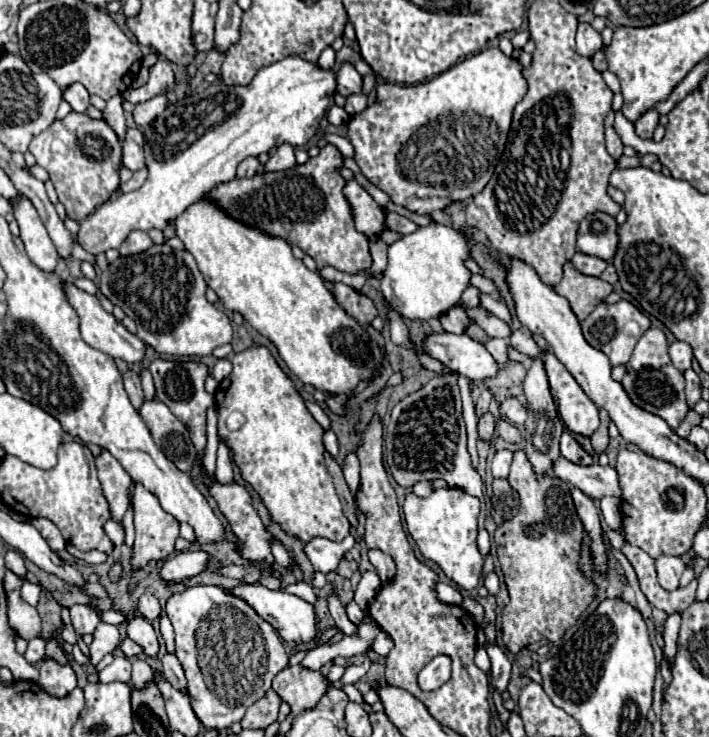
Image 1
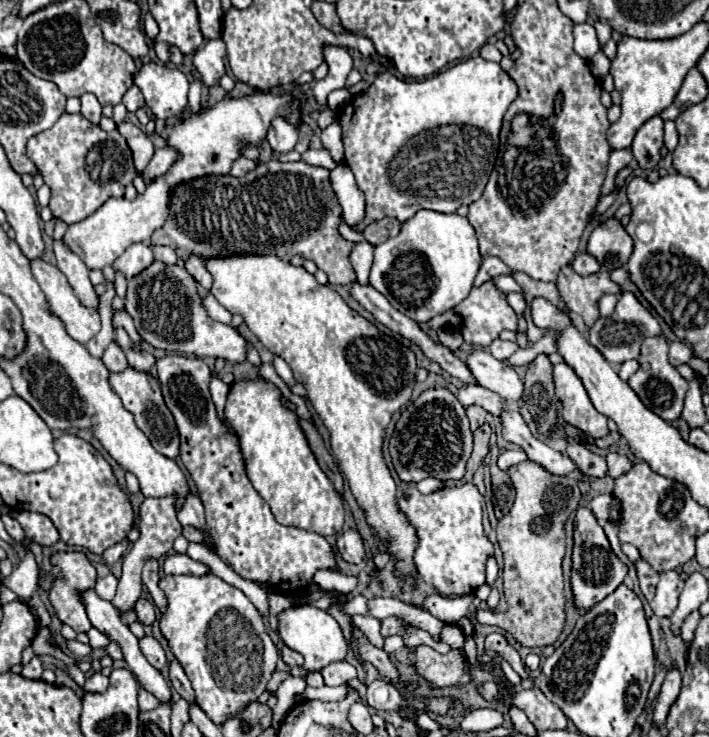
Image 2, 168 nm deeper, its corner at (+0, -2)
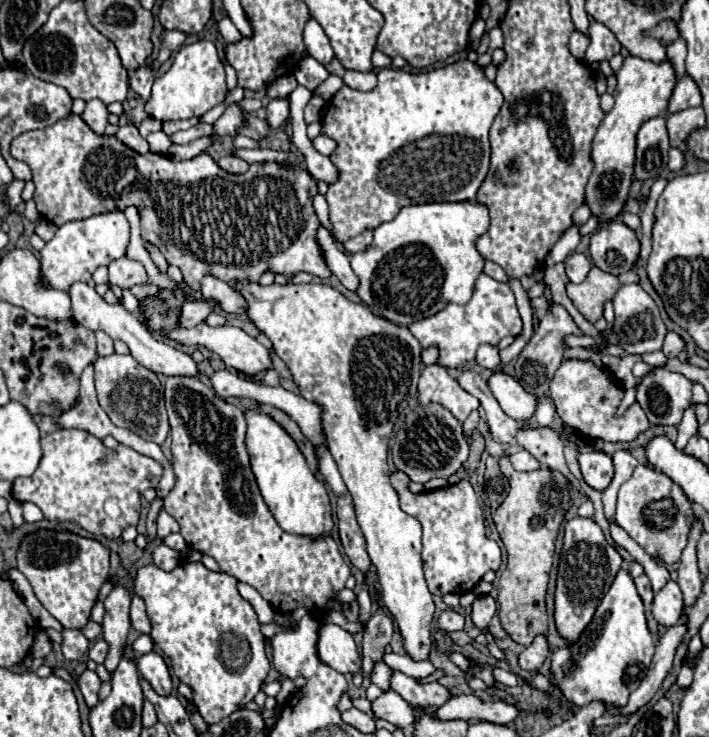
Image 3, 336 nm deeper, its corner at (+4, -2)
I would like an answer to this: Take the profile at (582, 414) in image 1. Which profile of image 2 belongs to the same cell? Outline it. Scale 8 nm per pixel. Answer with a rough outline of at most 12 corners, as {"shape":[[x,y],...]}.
{"shape":[[568,364],[554,366],[562,418],[592,438],[610,432],[582,380]]}

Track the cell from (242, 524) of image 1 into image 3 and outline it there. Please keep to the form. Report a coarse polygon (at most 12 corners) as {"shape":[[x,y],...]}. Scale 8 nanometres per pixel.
{"shape":[[166,378],[188,546],[276,612],[316,616],[350,568],[260,496],[244,412]]}

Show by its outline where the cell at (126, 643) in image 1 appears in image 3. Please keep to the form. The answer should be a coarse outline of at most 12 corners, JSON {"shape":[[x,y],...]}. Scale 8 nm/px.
{"shape":[[98,638],[88,650],[88,658],[104,664],[108,642]]}

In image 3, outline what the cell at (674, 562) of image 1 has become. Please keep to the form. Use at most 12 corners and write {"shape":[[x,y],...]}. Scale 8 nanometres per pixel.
{"shape":[[674,580],[654,596],[652,616],[660,626],[676,624],[682,592]]}

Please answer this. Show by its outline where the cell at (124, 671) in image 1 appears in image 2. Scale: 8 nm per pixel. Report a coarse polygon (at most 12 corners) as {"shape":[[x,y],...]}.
{"shape":[[100,672],[90,676],[84,690],[102,694],[108,688],[108,678]]}

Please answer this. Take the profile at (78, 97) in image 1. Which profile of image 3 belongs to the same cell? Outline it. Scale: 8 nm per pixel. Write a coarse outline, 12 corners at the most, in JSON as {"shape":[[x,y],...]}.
{"shape":[[100,100],[86,102],[82,120],[104,134],[108,110]]}

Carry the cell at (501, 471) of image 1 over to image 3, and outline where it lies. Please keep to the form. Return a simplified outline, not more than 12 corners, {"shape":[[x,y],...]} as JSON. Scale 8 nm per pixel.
{"shape":[[526,450],[510,454],[512,466],[520,472],[540,468],[530,452]]}

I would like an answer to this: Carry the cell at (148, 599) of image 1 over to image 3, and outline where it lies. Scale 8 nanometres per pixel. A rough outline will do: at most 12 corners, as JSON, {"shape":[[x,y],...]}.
{"shape":[[132,596],[132,626],[150,634],[150,618],[144,600]]}

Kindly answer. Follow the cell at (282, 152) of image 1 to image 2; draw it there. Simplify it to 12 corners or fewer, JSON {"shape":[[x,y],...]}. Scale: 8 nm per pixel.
{"shape":[[278,116],[266,140],[276,152],[296,146],[298,130]]}

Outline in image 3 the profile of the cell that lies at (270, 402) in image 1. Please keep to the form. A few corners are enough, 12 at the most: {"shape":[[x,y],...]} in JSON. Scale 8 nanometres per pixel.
{"shape":[[248,408],[246,450],[280,528],[334,526],[326,486],[266,412]]}

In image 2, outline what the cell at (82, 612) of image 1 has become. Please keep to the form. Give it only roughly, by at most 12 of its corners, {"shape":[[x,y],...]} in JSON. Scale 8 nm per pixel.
{"shape":[[84,552],[50,556],[48,598],[74,632],[92,628],[80,592],[94,588],[96,568]]}

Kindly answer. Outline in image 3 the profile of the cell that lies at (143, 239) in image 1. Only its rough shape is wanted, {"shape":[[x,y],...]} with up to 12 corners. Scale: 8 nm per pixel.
{"shape":[[126,256],[110,266],[110,284],[132,288],[146,282],[146,270]]}

